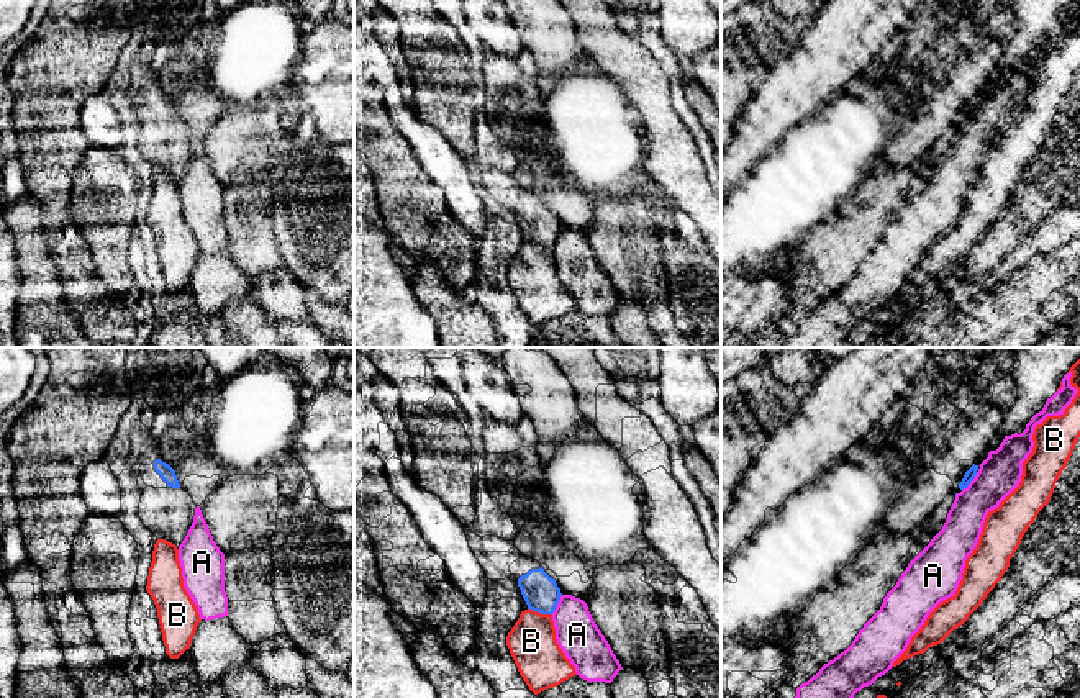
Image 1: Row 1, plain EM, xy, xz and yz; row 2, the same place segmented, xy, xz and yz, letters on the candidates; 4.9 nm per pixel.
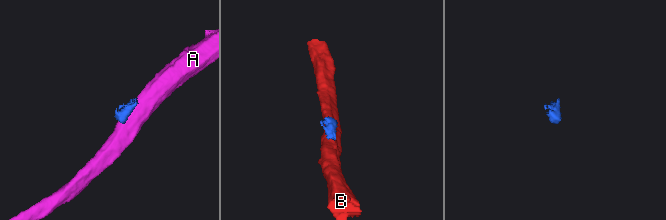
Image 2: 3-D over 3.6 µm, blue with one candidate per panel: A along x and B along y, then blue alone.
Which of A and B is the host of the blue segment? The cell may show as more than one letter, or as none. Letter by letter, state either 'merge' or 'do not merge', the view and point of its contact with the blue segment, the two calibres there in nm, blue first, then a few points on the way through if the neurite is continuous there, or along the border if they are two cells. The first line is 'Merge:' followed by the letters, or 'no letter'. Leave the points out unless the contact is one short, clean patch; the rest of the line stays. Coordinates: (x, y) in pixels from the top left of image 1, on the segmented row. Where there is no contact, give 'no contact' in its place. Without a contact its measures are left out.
Merge: no letter
A: do not merge; meets blue in yz at (971, 480); 50 nm thick on the blue side, 200 nm on the other; border along yz (977, 472), (962, 490)
B: do not merge; meets blue in xz at (540, 611); 180 nm thick on the blue side, 240 nm on the other; border along xz (528, 607), (551, 615)

